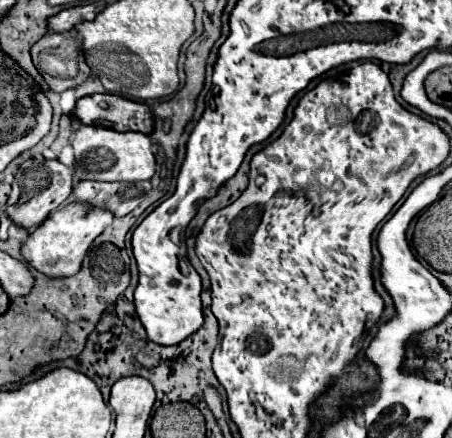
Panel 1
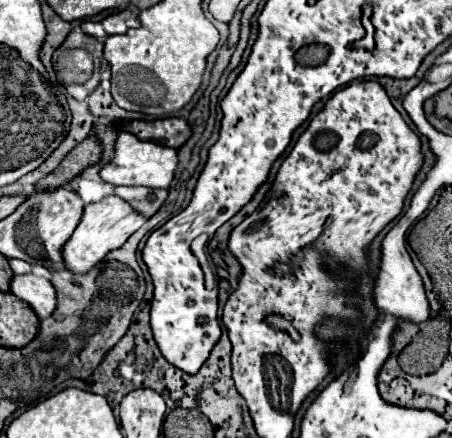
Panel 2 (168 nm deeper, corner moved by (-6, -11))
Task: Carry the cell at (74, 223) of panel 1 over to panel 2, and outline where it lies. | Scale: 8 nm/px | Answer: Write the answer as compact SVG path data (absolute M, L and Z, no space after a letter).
M105 196L101 202L85 206L79 226L75 228L73 236L63 246L65 268L73 274L87 274L89 268L93 268L97 262L101 262L109 250L121 248L125 244L125 240L135 230L139 230L145 222L147 222L147 218L137 214L125 200L121 200L117 196Z

